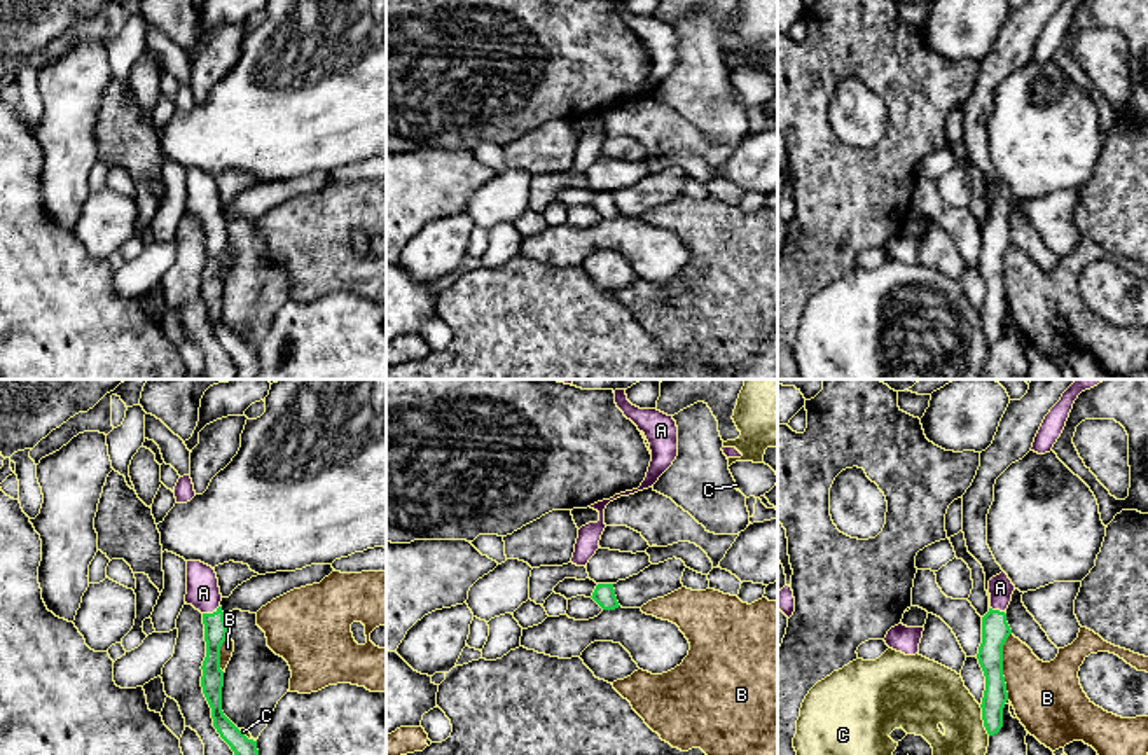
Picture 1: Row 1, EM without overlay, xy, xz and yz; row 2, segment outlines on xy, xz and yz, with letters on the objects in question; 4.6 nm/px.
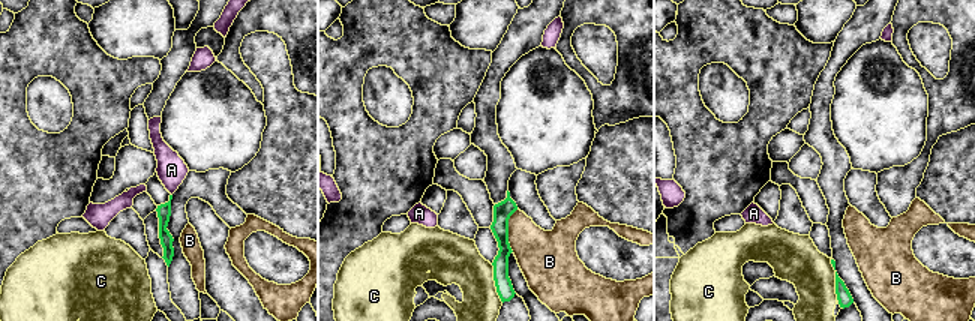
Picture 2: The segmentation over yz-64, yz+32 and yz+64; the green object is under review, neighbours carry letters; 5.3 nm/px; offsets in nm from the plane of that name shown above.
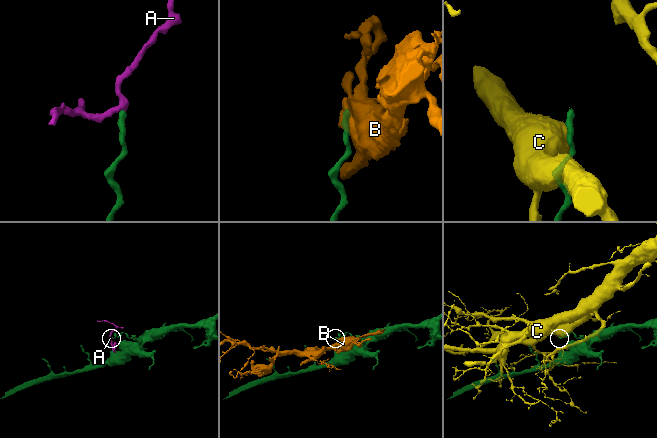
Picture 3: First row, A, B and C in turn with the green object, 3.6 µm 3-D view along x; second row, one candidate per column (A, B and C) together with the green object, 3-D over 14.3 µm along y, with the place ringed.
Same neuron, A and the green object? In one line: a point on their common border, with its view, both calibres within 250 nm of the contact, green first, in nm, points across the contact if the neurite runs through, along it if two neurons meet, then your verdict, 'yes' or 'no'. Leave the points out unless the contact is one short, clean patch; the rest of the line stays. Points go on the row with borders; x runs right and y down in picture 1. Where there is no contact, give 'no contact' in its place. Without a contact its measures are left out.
meets green in xy at (210, 614); 110 nm thick on the green side, 160 nm on the other; runs through xy (215, 630), (210, 614), (203, 593); yes

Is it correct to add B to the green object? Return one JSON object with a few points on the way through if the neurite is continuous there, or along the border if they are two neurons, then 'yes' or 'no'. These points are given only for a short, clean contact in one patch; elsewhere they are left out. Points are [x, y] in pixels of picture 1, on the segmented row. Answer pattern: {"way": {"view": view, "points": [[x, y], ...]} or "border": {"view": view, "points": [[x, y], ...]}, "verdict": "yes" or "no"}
{"border": {"view": "yz", "points": [[1010, 633], [1003, 645], [1007, 699]]}, "verdict": "no"}

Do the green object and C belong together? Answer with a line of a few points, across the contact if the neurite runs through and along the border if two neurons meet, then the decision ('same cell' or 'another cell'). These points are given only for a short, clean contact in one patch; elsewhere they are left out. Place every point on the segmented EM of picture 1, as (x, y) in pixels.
another cell

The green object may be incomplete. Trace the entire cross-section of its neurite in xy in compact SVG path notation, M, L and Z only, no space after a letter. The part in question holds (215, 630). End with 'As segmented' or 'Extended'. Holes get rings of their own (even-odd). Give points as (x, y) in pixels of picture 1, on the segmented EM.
M187 561L185 603L203 613L206 657L201 666L201 687L211 708L213 727L234 755L259 755L257 741L248 739L222 711L224 671L220 669L220 647L229 629L220 601L222 594L215 570L201 561Z. Extended

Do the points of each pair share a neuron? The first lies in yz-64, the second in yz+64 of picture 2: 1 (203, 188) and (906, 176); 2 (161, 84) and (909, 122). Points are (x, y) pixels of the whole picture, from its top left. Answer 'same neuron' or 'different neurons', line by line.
1: same neuron
2: different neurons

